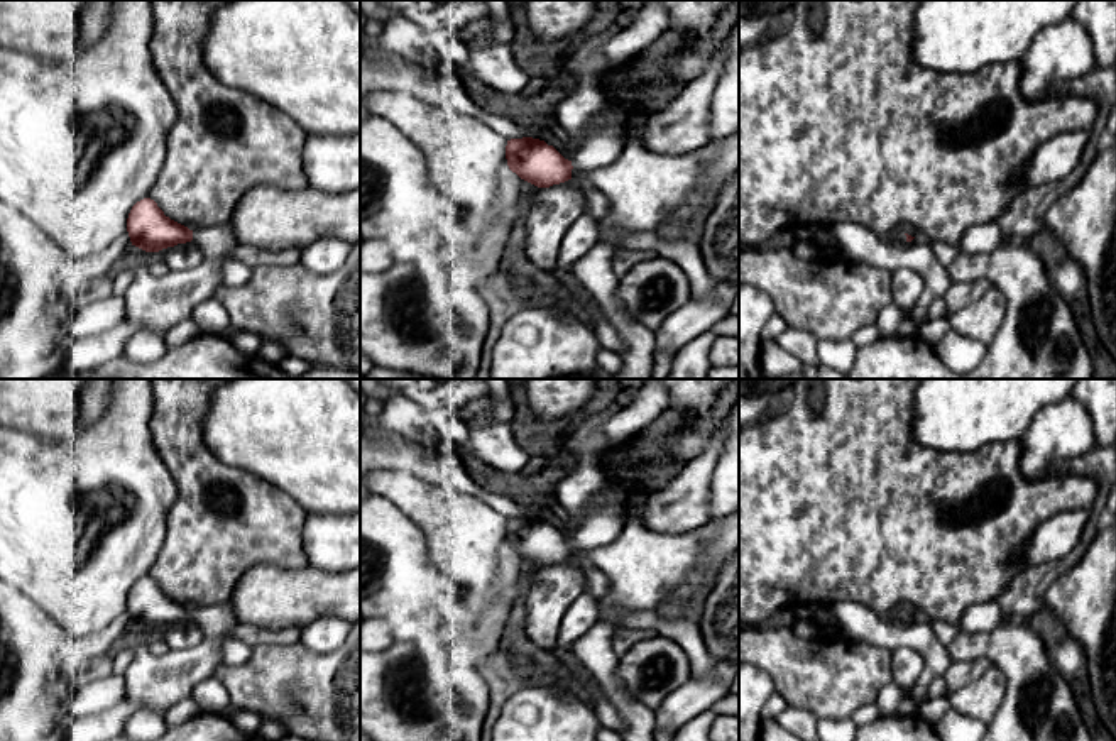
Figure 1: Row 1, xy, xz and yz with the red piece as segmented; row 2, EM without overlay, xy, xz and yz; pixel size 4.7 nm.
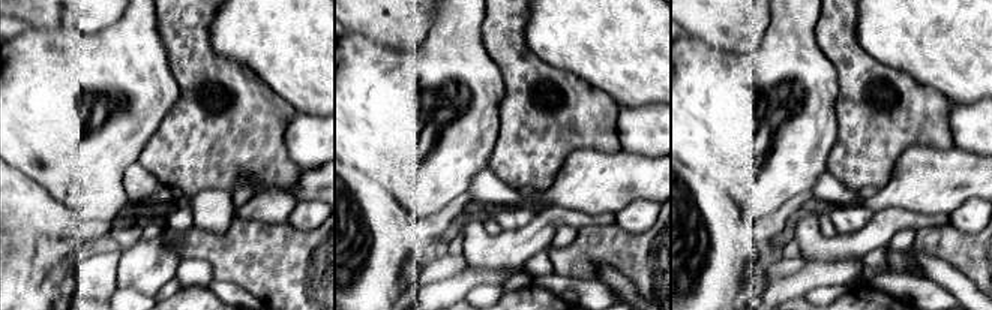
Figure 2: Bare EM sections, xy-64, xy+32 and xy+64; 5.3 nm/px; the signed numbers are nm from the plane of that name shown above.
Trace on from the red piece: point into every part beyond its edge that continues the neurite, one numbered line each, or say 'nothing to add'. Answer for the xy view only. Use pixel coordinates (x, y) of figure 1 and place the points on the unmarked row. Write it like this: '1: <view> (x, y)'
nothing to add

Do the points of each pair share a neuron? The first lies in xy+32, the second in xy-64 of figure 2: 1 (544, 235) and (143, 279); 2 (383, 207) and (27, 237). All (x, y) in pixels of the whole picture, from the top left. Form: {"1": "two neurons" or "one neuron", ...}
{"1": "one neuron", "2": "one neuron"}

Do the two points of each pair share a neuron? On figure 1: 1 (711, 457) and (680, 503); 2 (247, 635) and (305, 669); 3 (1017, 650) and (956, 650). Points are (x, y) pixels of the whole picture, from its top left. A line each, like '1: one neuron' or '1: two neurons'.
1: one neuron
2: two neurons
3: one neuron

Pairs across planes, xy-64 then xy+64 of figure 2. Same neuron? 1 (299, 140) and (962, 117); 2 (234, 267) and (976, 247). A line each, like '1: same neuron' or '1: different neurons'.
1: same neuron
2: same neuron

